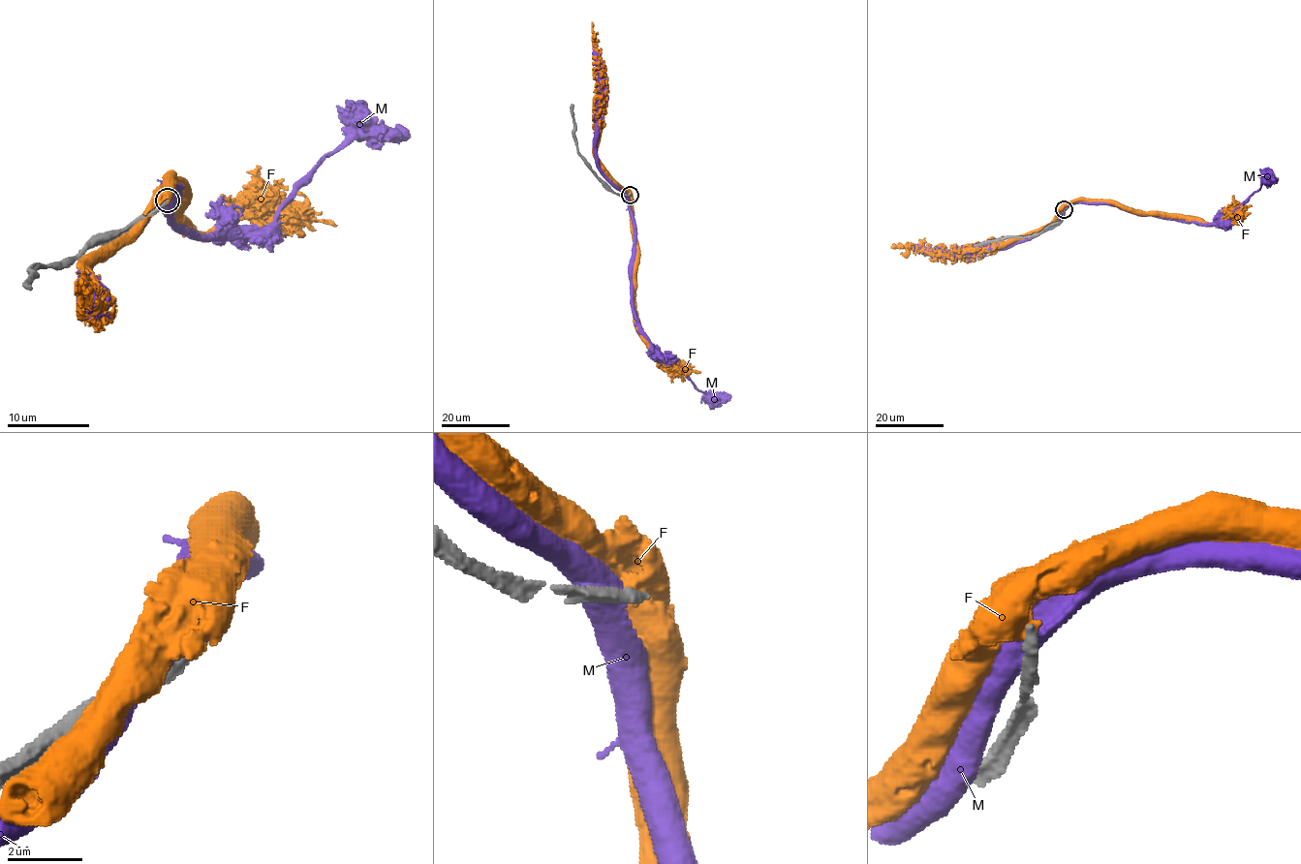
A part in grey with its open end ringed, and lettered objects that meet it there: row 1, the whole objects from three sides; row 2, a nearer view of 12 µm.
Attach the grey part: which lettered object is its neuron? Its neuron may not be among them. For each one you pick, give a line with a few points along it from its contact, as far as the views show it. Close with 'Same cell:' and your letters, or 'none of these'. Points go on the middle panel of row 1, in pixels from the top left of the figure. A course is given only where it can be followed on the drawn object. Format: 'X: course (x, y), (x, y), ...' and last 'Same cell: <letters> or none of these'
Same cell: none of these

